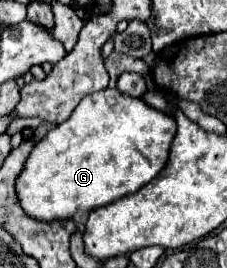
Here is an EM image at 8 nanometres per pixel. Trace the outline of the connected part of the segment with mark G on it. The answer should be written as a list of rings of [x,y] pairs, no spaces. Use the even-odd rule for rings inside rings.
[[[109,87],[99,93],[91,93],[83,97],[83,101],[67,121],[51,129],[47,137],[43,137],[33,147],[25,169],[17,179],[17,195],[21,199],[21,207],[27,215],[41,221],[71,219],[77,213],[87,213],[125,195],[131,195],[147,185],[167,165],[175,133],[175,119],[163,111],[149,107],[143,99],[123,95],[121,91]]]

